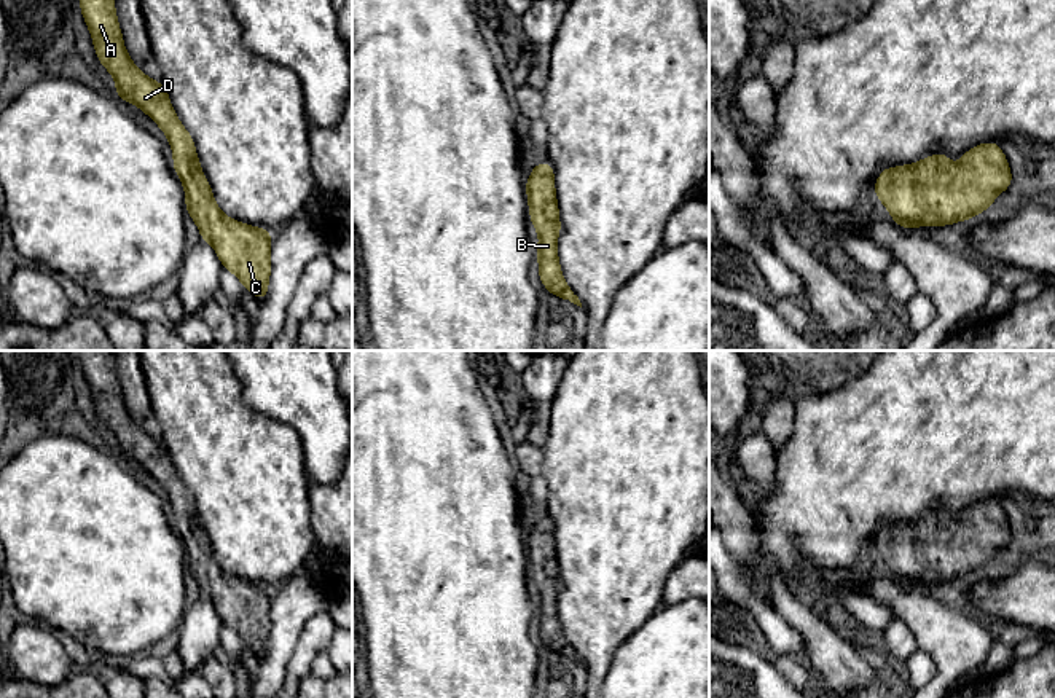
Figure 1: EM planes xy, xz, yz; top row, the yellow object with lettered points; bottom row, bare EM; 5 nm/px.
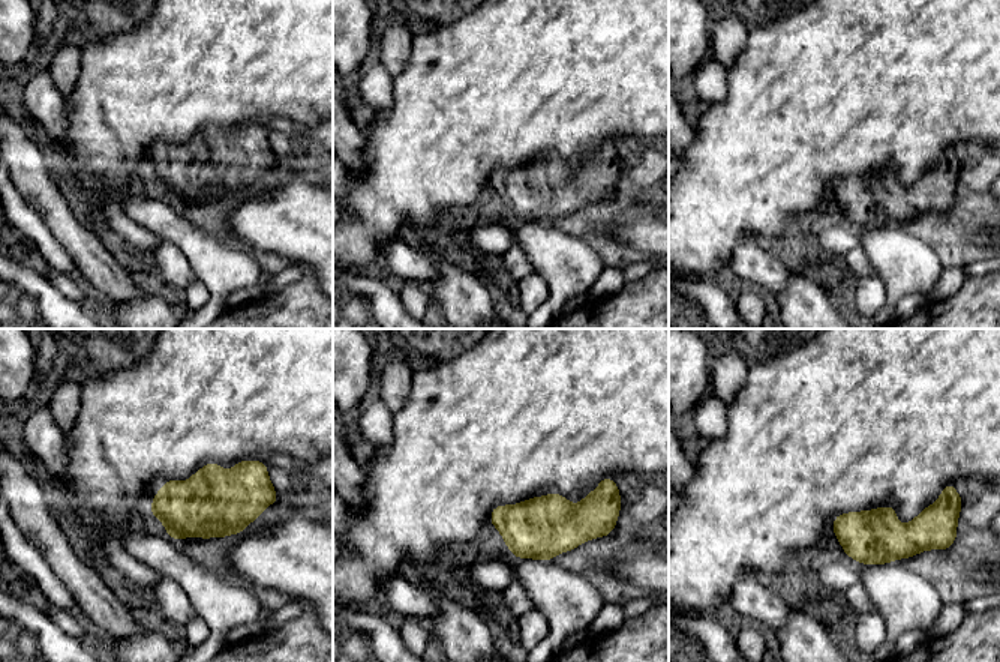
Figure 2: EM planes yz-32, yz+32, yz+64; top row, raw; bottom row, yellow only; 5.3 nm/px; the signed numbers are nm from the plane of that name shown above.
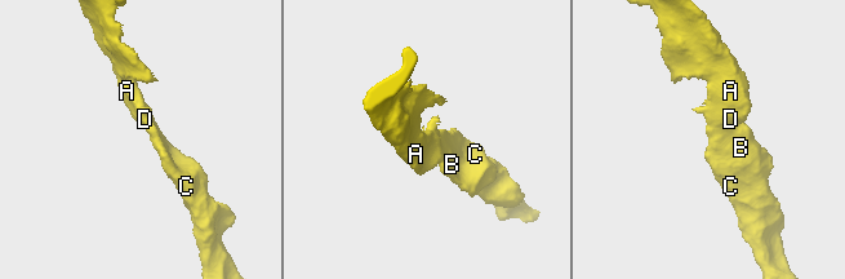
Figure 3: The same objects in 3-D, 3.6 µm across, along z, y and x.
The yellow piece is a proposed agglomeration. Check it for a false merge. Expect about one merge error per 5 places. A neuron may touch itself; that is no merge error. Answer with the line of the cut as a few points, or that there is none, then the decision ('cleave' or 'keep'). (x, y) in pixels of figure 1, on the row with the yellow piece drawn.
no cut; keep

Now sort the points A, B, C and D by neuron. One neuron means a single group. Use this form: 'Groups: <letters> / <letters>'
Groups: A B C D

